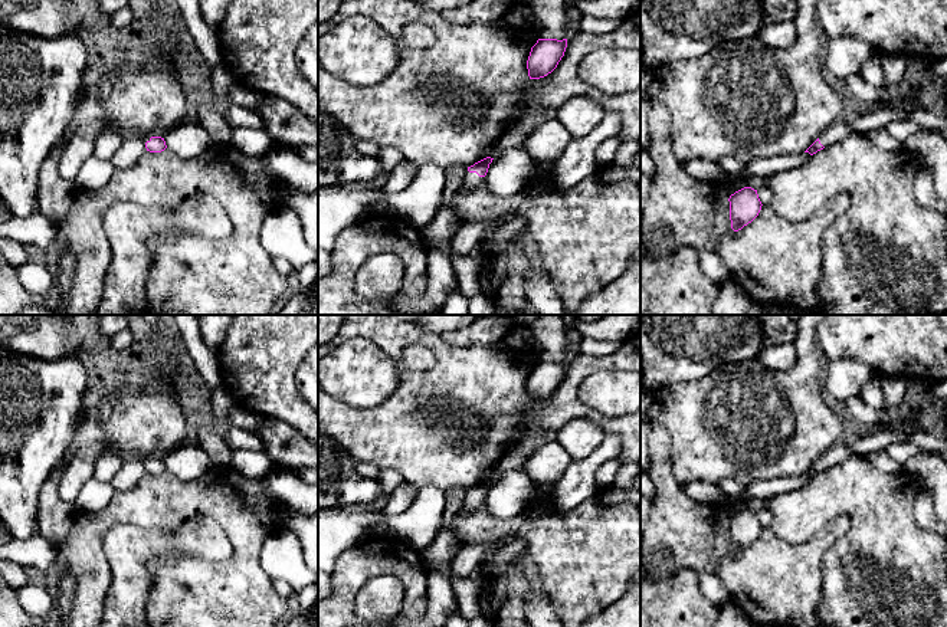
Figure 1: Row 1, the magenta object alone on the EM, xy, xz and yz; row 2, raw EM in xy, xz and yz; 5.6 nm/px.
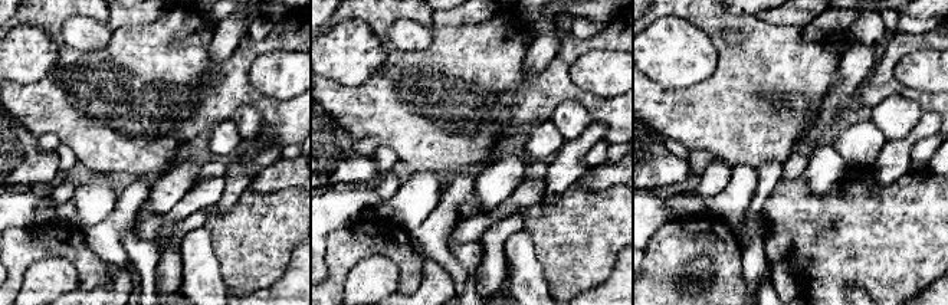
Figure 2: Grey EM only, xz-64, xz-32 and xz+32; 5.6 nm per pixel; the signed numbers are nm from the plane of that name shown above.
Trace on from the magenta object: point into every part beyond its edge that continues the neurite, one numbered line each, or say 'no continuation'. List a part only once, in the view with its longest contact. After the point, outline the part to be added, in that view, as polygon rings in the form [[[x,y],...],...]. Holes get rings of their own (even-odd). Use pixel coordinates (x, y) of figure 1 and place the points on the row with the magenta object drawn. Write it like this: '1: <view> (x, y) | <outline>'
1: xz (471, 180) | [[[466,171],[463,175],[463,180],[462,180],[462,186],[458,190],[455,197],[462,197],[462,196],[468,194],[471,190],[478,187],[484,180],[485,180],[485,177],[479,177],[476,173]]]

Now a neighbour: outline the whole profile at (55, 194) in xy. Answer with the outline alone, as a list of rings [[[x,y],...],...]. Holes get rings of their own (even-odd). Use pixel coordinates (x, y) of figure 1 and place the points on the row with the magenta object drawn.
[[[68,139],[53,147],[39,170],[37,211],[55,224],[68,213],[76,190],[75,183],[65,180],[58,171],[58,163],[66,142]]]

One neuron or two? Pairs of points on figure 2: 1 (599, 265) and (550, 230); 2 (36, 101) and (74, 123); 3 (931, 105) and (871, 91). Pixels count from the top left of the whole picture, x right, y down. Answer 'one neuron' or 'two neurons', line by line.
1: one neuron
2: one neuron
3: one neuron

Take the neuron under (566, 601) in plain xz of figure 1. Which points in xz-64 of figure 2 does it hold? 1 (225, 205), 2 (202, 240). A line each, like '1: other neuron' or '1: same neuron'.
1: other neuron
2: other neuron

